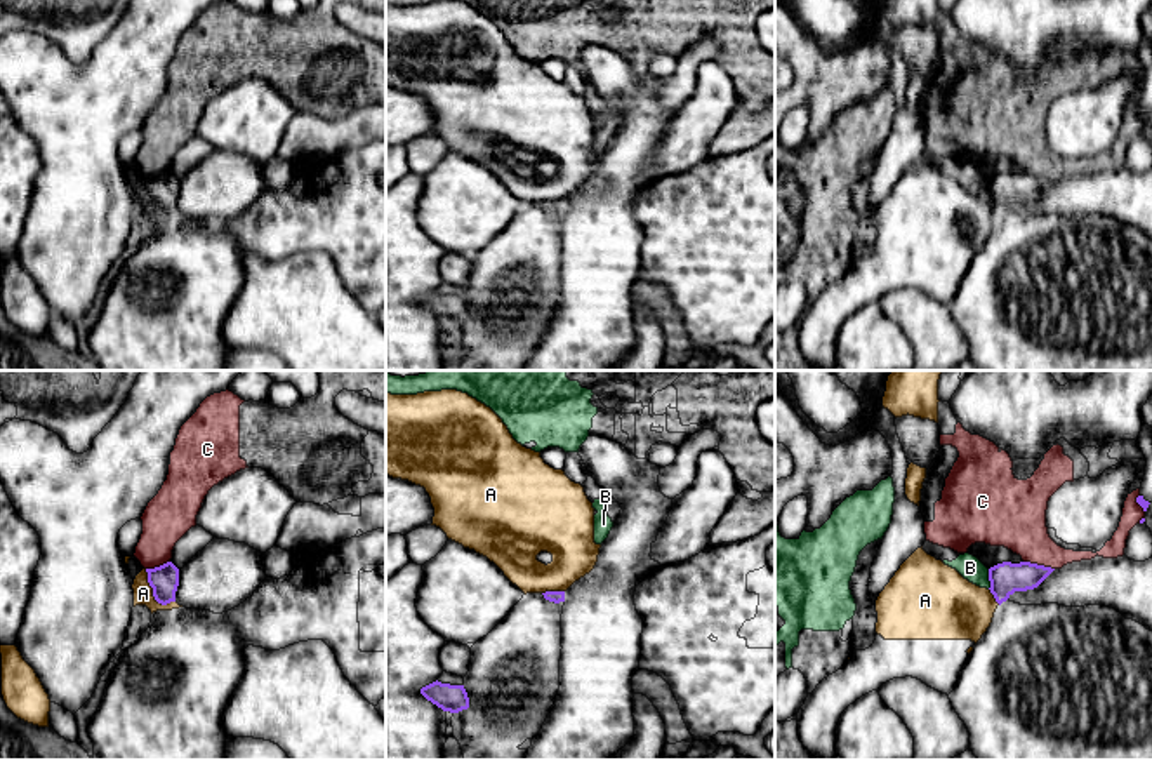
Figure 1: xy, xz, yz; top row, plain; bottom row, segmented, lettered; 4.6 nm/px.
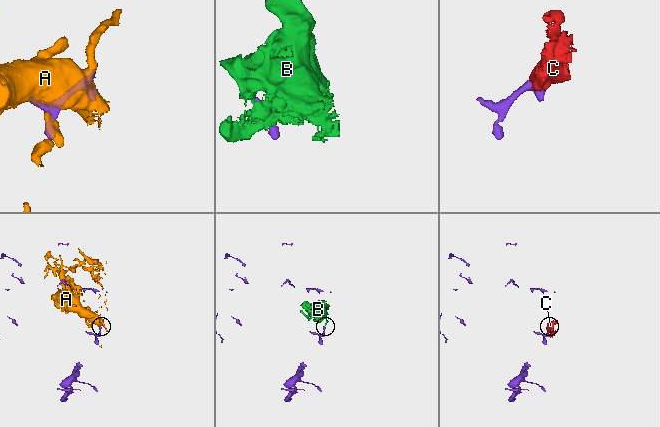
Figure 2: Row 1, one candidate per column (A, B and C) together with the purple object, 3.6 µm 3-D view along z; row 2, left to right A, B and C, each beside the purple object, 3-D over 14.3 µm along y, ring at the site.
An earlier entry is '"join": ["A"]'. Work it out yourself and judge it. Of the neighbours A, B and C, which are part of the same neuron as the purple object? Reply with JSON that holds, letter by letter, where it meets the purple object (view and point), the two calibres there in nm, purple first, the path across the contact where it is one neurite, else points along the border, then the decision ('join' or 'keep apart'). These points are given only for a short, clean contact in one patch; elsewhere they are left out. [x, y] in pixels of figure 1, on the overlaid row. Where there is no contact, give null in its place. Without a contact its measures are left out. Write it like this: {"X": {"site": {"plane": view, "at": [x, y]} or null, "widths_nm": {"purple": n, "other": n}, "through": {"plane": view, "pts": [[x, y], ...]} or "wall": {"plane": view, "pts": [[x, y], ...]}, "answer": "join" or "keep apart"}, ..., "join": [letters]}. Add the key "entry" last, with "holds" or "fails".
{"A": {"site": {"plane": "xy", "at": [153, 593]}, "widths_nm": {"purple": 140, "other": 100}, "answer": "keep apart"}, "B": {"site": {"plane": "yz", "at": [989, 580]}, "widths_nm": {"purple": 150, "other": 110}, "wall": {"plane": "yz", "pts": [[987, 569], [989, 588]]}, "answer": "keep apart"}, "C": {"site": {"plane": "yz", "at": [1039, 566]}, "widths_nm": {"purple": 150, "other": 280}, "answer": "keep apart"}, "join": [], "entry": "fails"}

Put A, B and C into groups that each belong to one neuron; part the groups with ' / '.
A / B C

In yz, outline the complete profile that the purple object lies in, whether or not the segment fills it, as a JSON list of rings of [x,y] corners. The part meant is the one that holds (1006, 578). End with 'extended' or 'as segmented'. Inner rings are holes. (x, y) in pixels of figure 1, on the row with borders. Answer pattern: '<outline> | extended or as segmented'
[[[1003,562],[989,569],[990,593],[1001,605],[1015,591],[1037,588],[1055,569],[1030,562]]] | as segmented

